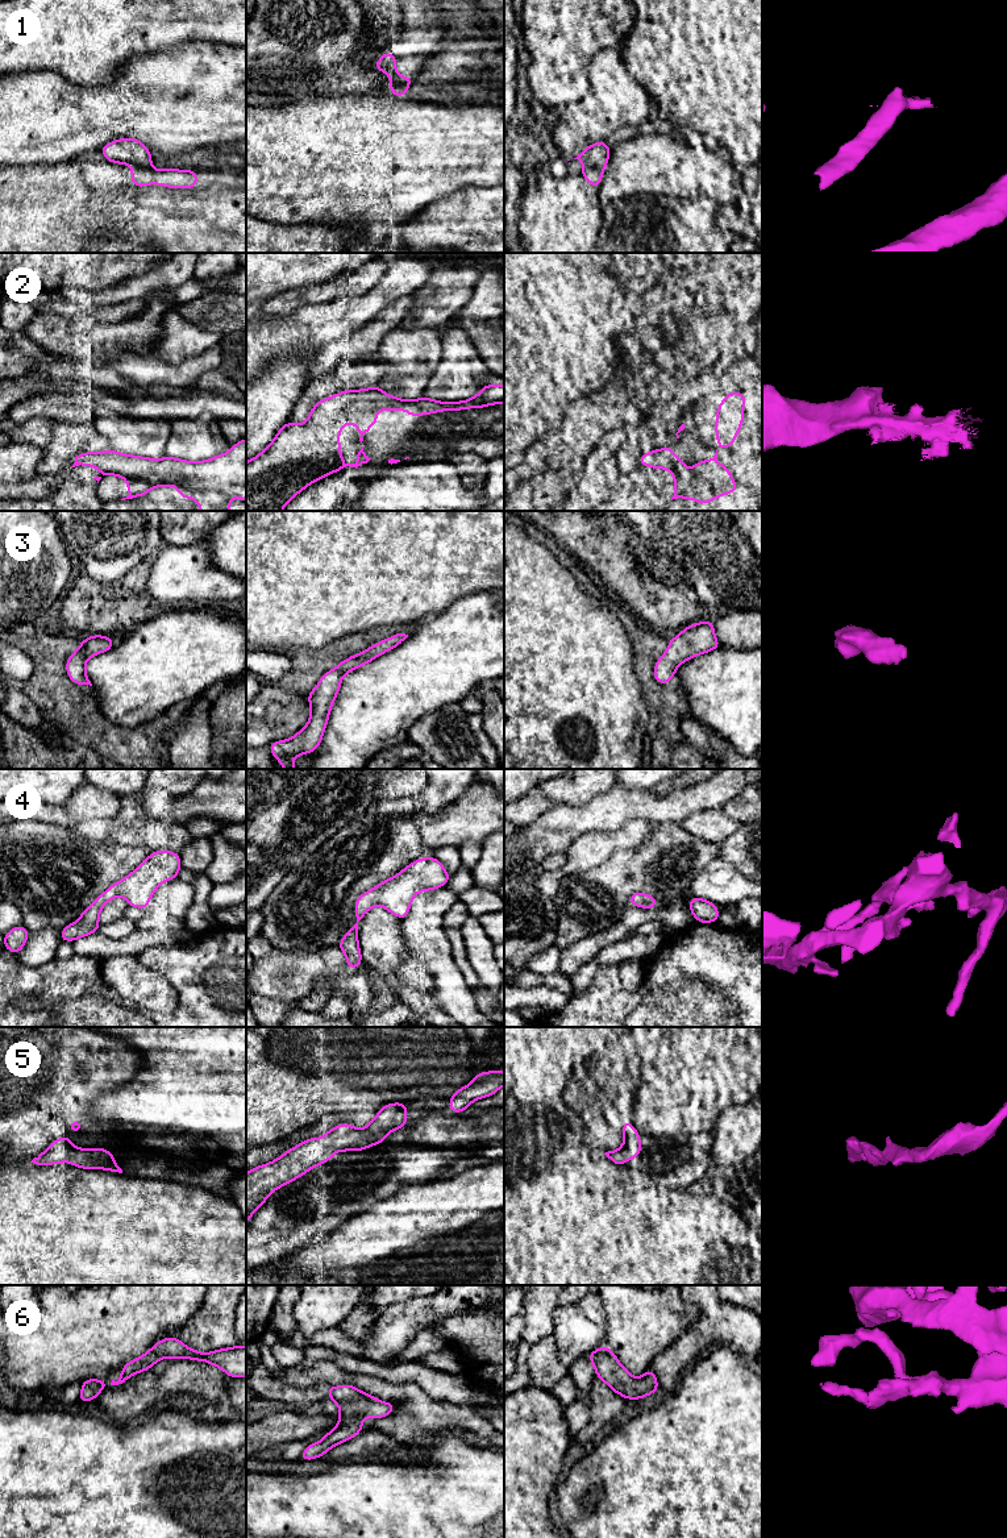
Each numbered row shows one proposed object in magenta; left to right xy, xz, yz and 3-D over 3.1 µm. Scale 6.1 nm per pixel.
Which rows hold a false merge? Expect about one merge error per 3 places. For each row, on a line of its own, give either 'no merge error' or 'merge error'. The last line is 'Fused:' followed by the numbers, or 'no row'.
1: merge error
2: no merge error
3: no merge error
4: no merge error
5: no merge error
6: no merge error
Fused: 1

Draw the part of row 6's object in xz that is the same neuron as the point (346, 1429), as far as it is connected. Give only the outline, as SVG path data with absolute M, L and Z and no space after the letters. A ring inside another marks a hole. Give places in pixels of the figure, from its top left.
M349 1384L328 1385L328 1398L338 1405L341 1418L337 1426L328 1431L321 1441L307 1446L299 1460L312 1460L323 1456L332 1447L358 1435L363 1430L362 1419L365 1417L383 1418L396 1408L394 1402L382 1402Z

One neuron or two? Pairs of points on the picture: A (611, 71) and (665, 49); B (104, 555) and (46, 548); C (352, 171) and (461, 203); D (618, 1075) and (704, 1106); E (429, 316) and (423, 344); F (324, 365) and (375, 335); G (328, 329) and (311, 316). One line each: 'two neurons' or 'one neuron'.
A: two neurons
B: two neurons
C: two neurons
D: two neurons
E: two neurons
F: one neuron
G: one neuron

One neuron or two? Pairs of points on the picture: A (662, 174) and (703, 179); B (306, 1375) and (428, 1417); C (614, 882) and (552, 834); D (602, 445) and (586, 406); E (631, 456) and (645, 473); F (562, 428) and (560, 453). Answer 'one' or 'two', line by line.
A: one
B: one
C: two
D: two
E: two
F: one

